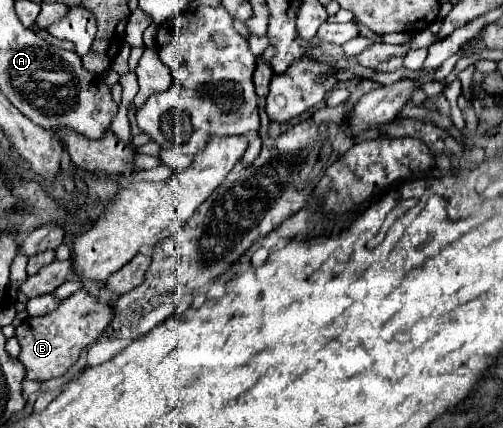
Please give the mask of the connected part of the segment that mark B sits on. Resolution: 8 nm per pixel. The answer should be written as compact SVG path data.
M78 290L66 300L62 300L60 306L50 314L44 314L38 318L26 318L16 328L16 338L22 348L18 354L18 360L26 368L26 378L44 382L44 380L66 374L68 368L78 360L80 352L88 344L102 338L110 320L112 320L112 308L96 302L96 298L92 298L84 290Z

